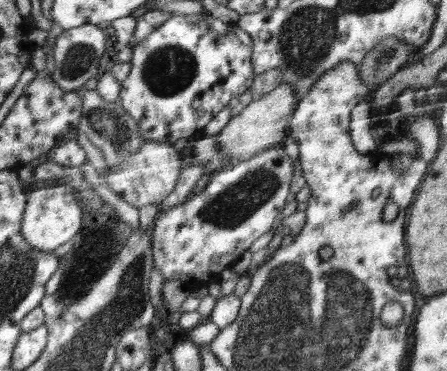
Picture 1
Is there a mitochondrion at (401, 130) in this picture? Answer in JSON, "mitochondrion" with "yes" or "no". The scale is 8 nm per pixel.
{"mitochondrion":"no"}

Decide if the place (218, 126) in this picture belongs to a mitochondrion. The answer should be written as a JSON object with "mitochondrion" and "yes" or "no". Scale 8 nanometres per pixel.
{"mitochondrion":"no"}

